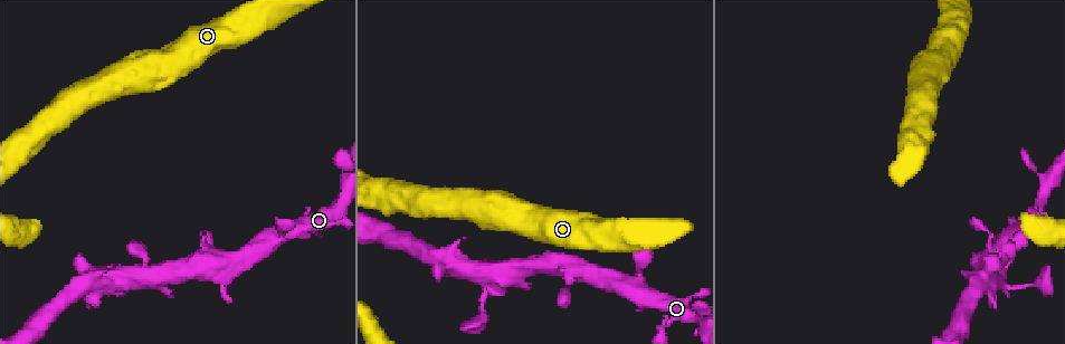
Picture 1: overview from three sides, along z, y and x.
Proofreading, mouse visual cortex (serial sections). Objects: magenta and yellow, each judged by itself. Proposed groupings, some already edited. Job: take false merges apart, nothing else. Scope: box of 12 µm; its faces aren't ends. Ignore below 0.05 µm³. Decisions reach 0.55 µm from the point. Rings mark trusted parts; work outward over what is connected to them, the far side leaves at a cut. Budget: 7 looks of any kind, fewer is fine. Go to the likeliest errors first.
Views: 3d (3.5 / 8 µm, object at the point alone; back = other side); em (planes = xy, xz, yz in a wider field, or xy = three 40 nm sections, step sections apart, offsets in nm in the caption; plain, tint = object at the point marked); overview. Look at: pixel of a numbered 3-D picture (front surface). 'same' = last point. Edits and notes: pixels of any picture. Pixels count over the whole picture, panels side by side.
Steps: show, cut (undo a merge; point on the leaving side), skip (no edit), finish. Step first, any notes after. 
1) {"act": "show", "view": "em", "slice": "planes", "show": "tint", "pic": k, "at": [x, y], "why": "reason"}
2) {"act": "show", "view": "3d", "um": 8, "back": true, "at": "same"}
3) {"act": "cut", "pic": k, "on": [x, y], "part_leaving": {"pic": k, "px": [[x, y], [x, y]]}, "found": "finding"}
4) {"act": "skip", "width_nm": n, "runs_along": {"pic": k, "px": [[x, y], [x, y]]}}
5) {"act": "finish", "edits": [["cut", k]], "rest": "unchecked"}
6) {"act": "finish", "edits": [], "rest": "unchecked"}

{"act": "show", "view": "3d", "um": 8, "pic": 1, "at": [275, 11]}

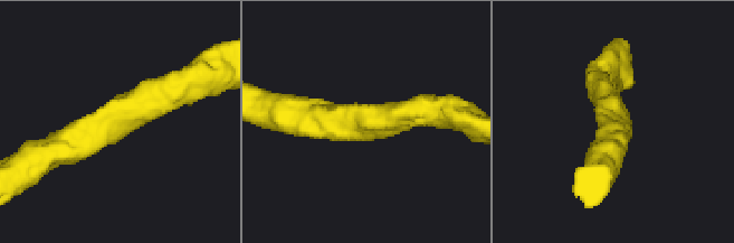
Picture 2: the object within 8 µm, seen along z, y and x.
{"act": "show", "view": "em", "slice": "planes", "show": "tint", "pic": 2, "at": [110, 127], "why": "now the EM"}

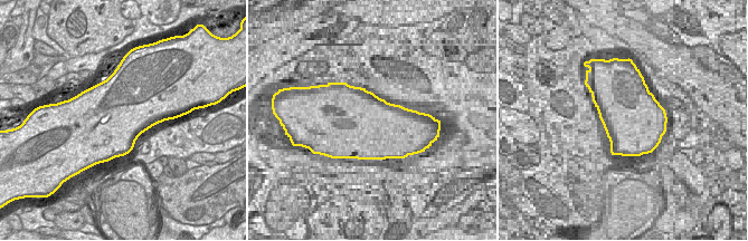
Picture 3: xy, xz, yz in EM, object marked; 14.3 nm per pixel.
{"act": "skip", "runs_along": {"pic": 2, "px": [[86, 136], [134, 122]]}, "found": "all the same cell"}

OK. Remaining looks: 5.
{"act": "show", "view": "3d", "um": 3.5, "back": true, "pic": 1, "at": [637, 280], "why": "three-way junction"}

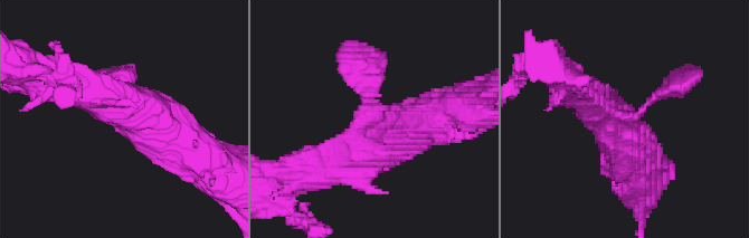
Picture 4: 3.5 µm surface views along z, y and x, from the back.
{"act": "show", "view": "em", "slice": "xy", "step": 2, "show": "tint", "pic": 4, "at": [622, 115]}

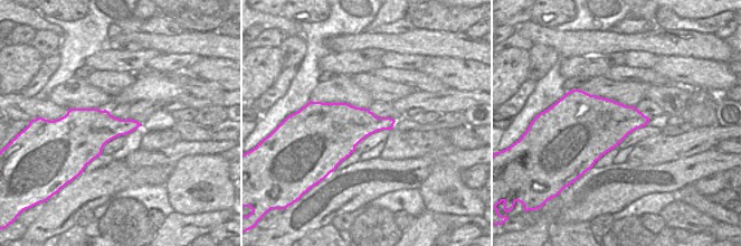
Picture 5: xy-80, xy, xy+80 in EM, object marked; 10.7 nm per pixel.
{"act": "skip", "arm_widths_nm": [150, 500, 700], "runs_along": {"pic": 4, "px": [[79, 89], [131, 106], [199, 154]]}, "found": "one cell here"}

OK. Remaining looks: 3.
{"act": "show", "view": "3d", "um": 3.5, "pic": 1, "at": [569, 274], "why": "small branch off a trunk"}

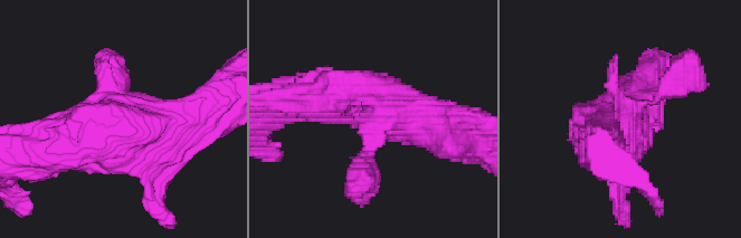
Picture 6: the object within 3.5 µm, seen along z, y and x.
{"act": "skip", "runs_along": {"pic": 6, "px": [[207, 113], [177, 130], [73, 146]]}, "found": "continuous, no second cell"}

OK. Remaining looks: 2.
{"act": "finish", "edits": [], "rest": "unchecked"}

